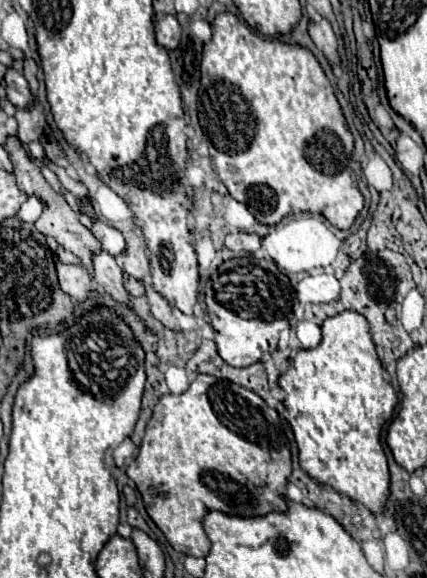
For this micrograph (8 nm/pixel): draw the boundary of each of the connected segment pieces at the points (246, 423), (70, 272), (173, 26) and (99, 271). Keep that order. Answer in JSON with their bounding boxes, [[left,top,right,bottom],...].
[[126,374,290,556],[56,258,90,300],[154,14,180,48],[92,250,128,304]]

